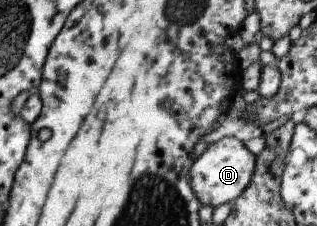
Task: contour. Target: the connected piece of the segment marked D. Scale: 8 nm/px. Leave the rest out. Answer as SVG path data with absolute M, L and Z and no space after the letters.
M223 137L209 144L190 166L190 187L202 206L213 208L232 203L249 186L254 175L256 157L235 137Z

